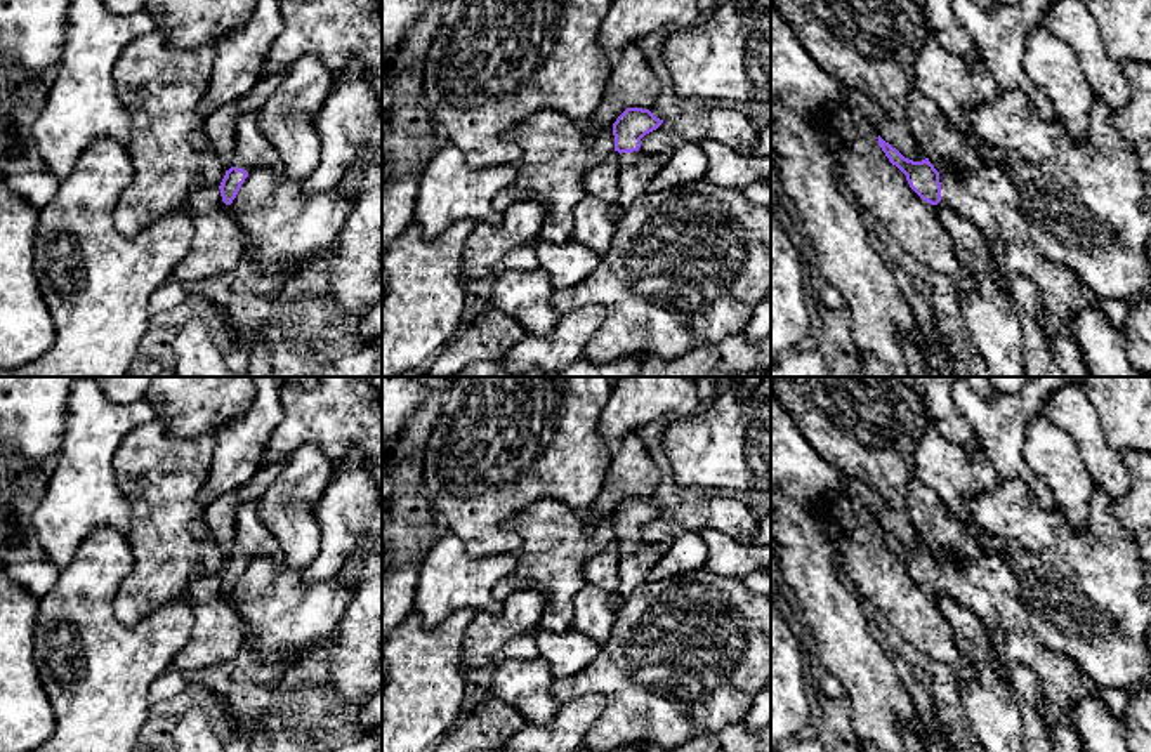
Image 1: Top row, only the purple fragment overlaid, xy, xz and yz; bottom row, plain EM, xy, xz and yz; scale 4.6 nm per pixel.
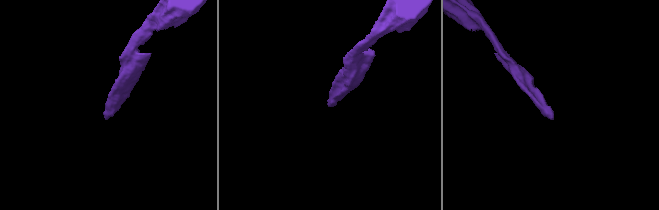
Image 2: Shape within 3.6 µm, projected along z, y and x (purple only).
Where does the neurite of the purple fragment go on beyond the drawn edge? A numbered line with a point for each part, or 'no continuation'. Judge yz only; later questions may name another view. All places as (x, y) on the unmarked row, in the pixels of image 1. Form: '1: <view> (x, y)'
1: yz (986, 586)

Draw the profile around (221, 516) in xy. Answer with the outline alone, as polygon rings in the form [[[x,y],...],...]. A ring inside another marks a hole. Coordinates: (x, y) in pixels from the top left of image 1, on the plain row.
[[[281,460],[257,469],[247,486],[219,497],[205,509],[205,521],[210,531],[208,537],[219,545],[224,559],[233,556],[238,507],[247,502],[260,500],[285,465],[286,460]]]

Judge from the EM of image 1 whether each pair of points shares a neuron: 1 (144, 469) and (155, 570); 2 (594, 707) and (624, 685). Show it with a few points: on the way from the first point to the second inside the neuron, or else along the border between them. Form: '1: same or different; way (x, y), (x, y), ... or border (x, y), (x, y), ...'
1: same; way (155, 494), (155, 546)
2: different; border (599, 692), (606, 700), (606, 707), (584, 733)

